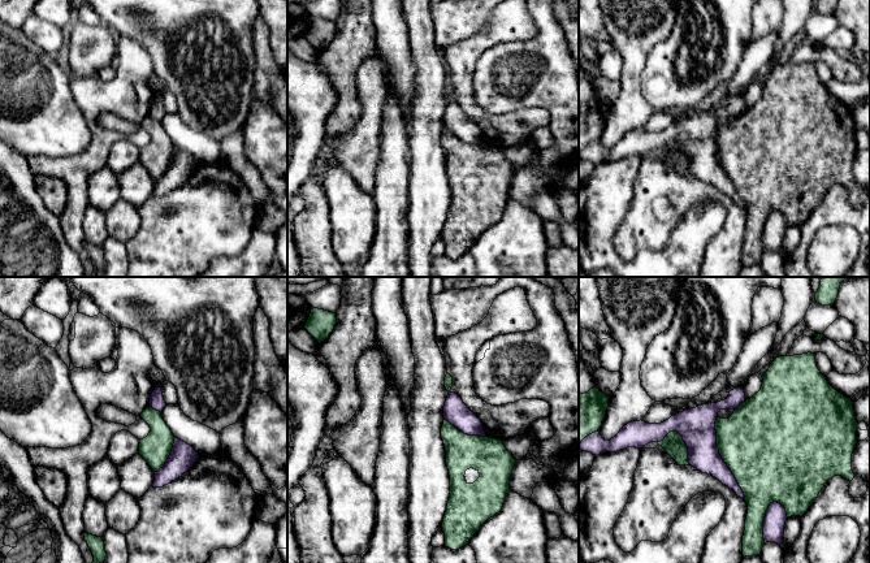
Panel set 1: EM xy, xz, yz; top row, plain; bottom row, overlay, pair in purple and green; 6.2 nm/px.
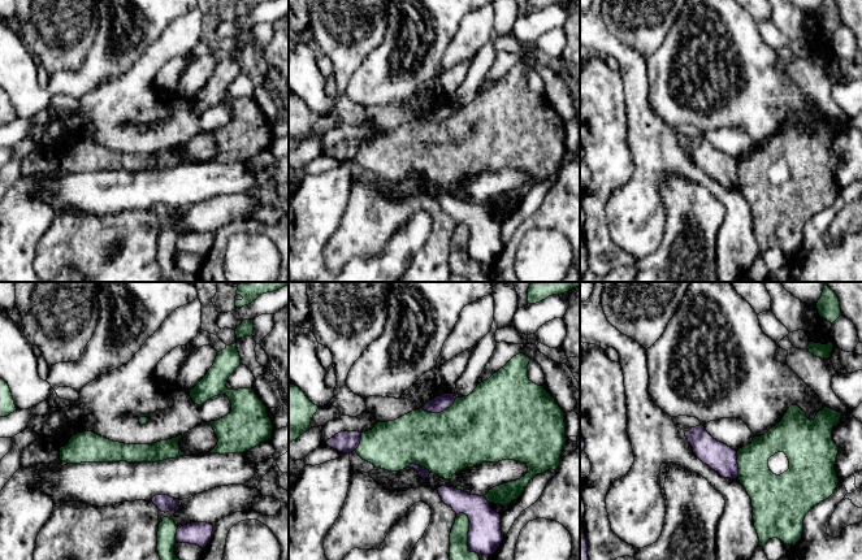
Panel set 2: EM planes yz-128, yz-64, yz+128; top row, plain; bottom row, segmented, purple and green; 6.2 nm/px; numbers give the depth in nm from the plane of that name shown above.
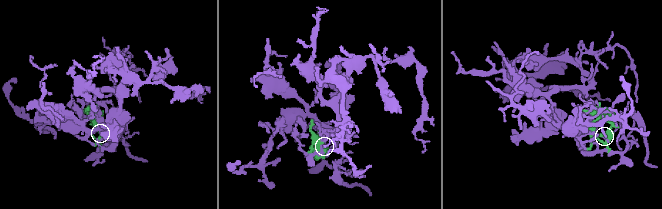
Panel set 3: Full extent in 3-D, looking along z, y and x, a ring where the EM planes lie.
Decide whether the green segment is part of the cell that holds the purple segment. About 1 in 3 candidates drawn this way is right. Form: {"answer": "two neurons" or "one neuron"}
{"answer": "two neurons"}

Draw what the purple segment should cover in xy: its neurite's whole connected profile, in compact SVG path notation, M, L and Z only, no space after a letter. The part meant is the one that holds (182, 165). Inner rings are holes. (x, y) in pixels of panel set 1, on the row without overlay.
M174 147L172 161L164 176L155 181L153 196L163 196L186 182L199 164L192 155Z

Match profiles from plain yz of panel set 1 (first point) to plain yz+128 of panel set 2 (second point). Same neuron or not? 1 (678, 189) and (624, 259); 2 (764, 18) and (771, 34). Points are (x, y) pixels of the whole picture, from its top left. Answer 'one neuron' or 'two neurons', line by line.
1: two neurons
2: two neurons

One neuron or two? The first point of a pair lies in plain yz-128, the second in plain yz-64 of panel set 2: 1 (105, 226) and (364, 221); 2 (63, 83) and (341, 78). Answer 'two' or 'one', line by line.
1: one
2: two

